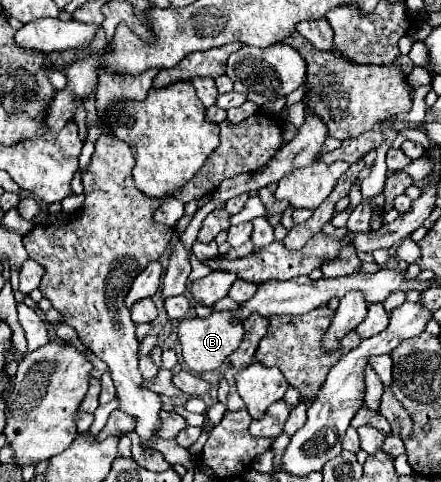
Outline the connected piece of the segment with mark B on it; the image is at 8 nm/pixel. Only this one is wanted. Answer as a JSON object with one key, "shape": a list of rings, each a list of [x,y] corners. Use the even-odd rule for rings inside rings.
{"shape":[[[214,311],[208,317],[186,317],[178,321],[178,341],[182,347],[182,359],[190,373],[206,373],[218,369],[238,347],[244,337],[244,327],[234,319],[232,311]]]}

